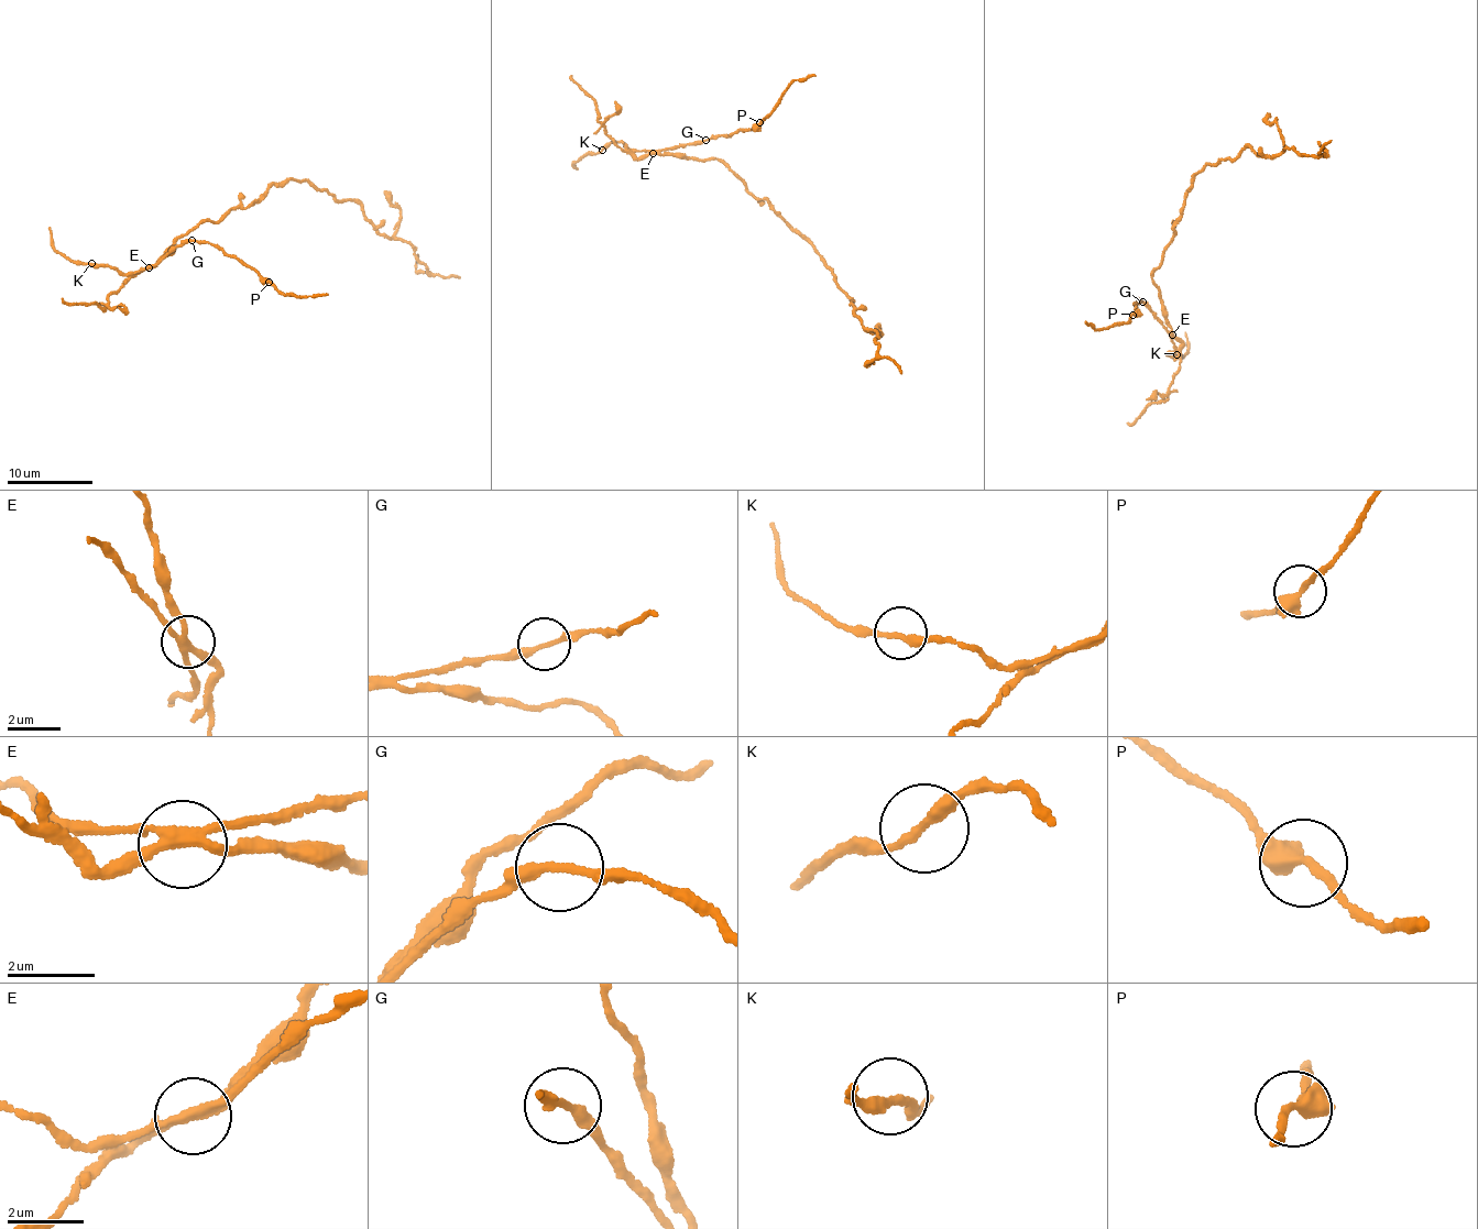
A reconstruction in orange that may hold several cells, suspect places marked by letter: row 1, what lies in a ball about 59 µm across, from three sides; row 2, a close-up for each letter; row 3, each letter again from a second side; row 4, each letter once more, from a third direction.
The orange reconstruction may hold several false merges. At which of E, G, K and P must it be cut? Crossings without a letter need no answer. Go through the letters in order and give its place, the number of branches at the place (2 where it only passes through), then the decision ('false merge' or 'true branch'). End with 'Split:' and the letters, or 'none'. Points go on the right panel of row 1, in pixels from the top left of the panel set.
E: (1172, 335) | 3 | false merge
G: (1142, 302) | 2 | true branch
K: (1177, 354) | 2 | true branch
P: (1132, 315) | 3 | true branch
Split: E

